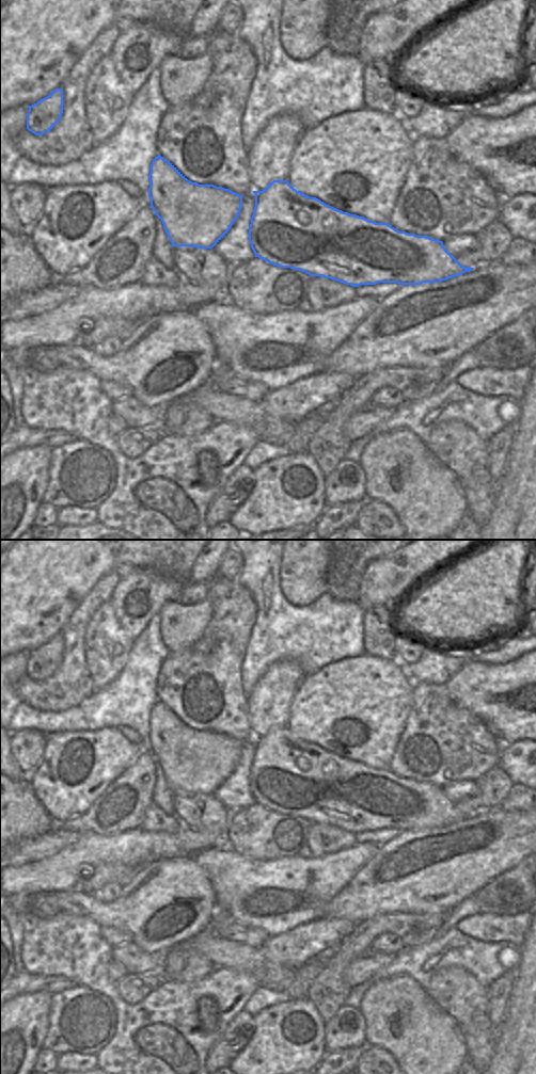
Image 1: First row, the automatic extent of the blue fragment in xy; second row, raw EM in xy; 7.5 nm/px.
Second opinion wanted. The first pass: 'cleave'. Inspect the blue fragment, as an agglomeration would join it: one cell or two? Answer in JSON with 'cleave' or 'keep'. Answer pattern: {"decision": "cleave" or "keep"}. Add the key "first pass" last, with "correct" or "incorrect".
{"decision": "keep", "first pass": "incorrect"}

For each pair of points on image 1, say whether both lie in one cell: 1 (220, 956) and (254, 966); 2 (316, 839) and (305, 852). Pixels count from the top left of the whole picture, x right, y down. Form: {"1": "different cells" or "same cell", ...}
{"1": "same cell", "2": "different cells"}

